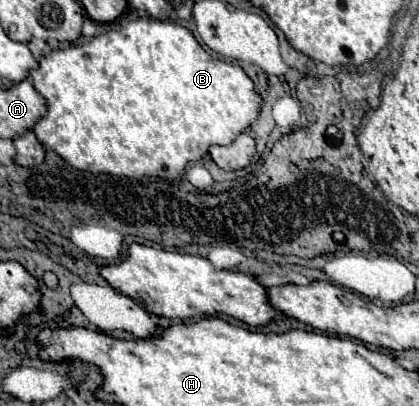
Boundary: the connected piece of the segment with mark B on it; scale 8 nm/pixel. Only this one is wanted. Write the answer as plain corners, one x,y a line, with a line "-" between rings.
135,20
121,30
111,30
111,32
95,36
89,44
71,46
67,50
55,50
41,60
37,70
29,72
29,78
35,90
47,100
47,114
41,120
37,120
33,126
37,140
43,146
51,148
57,156
61,156
65,162
69,162
77,170
95,172
95,174
105,172
105,174
127,176
127,178
139,178
139,176
159,176
167,180
179,178
185,166
189,162
201,160
211,146
229,146
237,138
237,134
245,132
257,120
259,104
261,104
259,94
255,94
253,90
251,78
243,72
241,66
213,58
199,46
199,42
193,38
193,34
185,26
175,24
175,22
161,22
161,20

